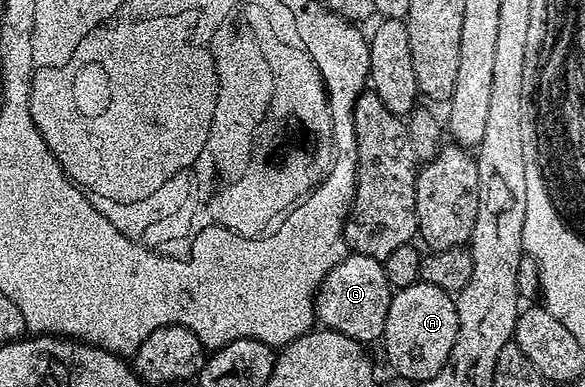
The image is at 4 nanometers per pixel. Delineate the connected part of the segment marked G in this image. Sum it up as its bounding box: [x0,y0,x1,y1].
[315,252,394,343]

